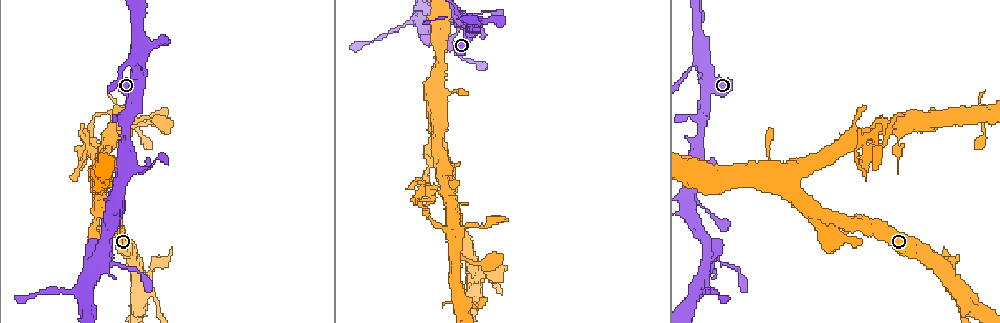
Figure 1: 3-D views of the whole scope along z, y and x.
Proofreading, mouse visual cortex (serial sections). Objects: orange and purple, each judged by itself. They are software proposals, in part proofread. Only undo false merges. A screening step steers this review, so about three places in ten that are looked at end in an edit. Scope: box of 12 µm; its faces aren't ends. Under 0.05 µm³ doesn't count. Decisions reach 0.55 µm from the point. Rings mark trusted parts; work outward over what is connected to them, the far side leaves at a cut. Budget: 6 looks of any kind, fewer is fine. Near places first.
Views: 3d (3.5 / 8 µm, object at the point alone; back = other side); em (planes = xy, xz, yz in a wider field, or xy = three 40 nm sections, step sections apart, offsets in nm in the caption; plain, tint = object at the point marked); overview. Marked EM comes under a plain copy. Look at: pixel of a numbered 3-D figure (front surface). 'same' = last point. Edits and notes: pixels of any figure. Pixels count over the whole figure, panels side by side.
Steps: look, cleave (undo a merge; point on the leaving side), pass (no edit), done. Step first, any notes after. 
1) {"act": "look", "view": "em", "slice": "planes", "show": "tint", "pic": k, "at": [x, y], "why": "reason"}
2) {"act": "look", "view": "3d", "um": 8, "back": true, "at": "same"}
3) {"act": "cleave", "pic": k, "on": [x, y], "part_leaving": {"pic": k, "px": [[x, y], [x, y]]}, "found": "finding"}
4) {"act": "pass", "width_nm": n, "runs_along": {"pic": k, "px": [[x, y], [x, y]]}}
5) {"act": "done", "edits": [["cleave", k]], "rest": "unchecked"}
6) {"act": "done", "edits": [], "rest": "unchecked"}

{"act": "look", "view": "3d", "um": 3.5, "pic": 1, "at": [431, 158], "why": "branch point"}

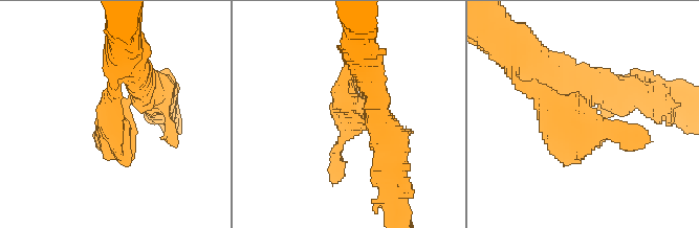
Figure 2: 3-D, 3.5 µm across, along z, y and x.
{"act": "look", "view": "em", "slice": "xy", "step": 3, "show": "tint", "pic": 2, "at": [355, 121], "why": "now the EM"}

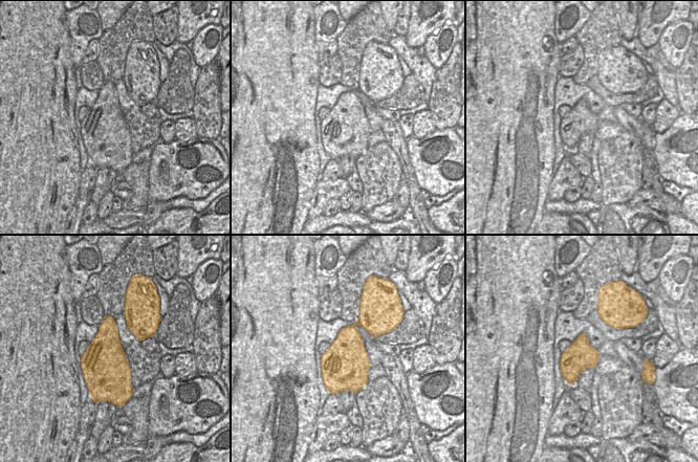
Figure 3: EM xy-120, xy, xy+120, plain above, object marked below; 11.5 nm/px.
{"act": "pass", "found": "all the same cell"}

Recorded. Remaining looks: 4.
{"act": "look", "view": "3d", "um": 3.5, "back": true, "pic": 1, "at": [789, 177], "why": "looks like a crossing"}

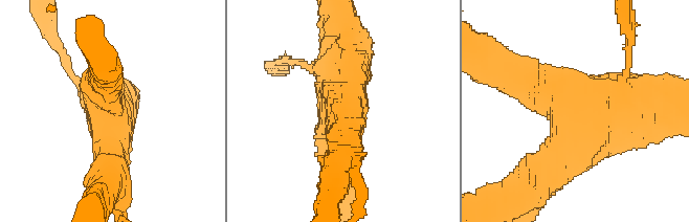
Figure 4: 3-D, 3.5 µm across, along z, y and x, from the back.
{"act": "look", "view": "em", "slice": "planes", "show": "tint", "pic": 4, "at": [109, 116], "why": "need the tissue"}

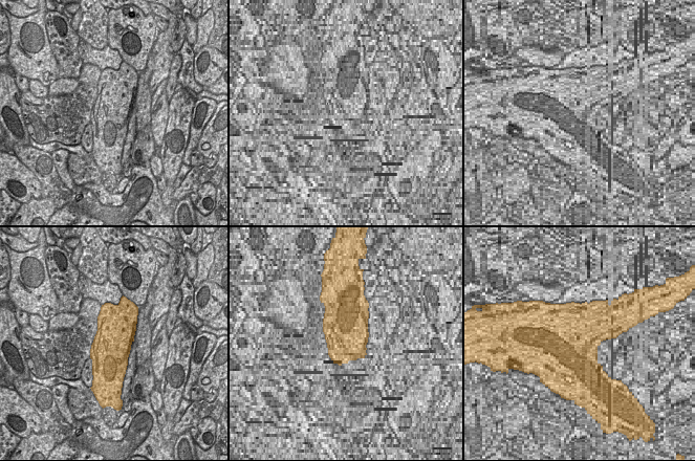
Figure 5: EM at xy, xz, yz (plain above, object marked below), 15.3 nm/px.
{"act": "pass", "runs_along": {"pic": 4, "px": [[537, 181], [572, 111], [520, 79]]}, "found": "all the same cell"}

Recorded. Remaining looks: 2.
{"act": "look", "view": "em", "slice": "xy", "step": 1, "show": "tint", "pic": 1, "at": [118, 193]}

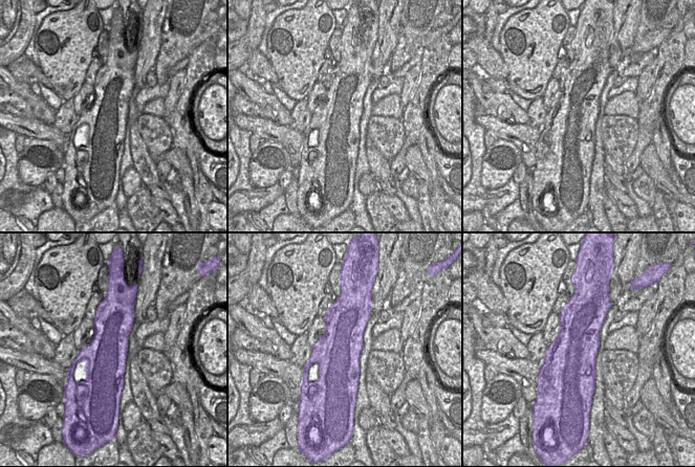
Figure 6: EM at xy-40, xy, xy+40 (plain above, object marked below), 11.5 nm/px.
{"act": "look", "view": "3d", "um": 3.5, "at": "same"}

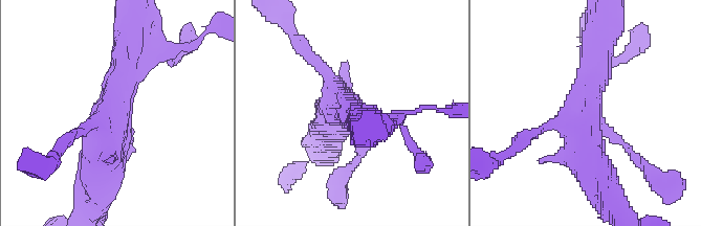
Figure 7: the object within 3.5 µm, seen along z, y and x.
{"act": "pass", "runs_along": {"pic": 7, "px": [[129, 47], [101, 176]]}, "found": "continuous, no second cell"}

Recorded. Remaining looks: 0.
{"act": "done", "edits": [], "rest": "unchecked"}

